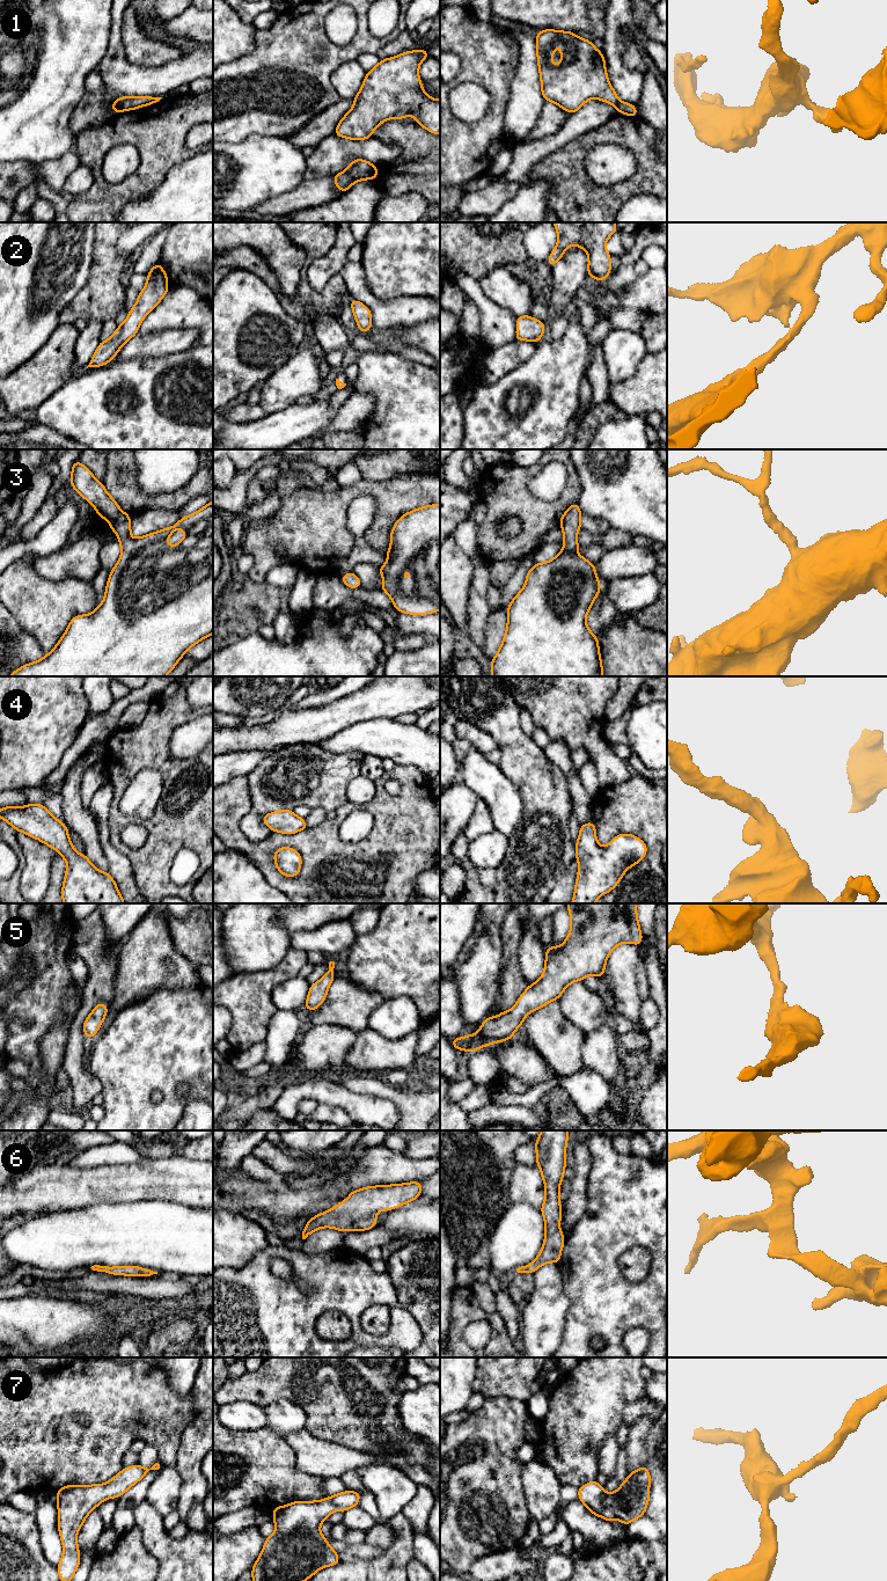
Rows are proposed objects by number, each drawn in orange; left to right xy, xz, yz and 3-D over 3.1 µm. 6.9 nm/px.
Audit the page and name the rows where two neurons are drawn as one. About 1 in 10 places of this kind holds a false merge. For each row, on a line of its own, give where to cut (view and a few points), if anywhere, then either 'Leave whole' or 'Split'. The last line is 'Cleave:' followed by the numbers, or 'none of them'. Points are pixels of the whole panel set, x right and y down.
1: Split along xy (115, 101), (123, 110). Split
2: No split. Leave whole
3: No split. Leave whole
4: No split. Leave whole
5: No split. Leave whole
6: No split. Leave whole
7: No split. Leave whole
Cleave: 1

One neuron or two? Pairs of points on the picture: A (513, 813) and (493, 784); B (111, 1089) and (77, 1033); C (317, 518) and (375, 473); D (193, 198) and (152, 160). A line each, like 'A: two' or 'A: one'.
A: one
B: two
C: two
D: two

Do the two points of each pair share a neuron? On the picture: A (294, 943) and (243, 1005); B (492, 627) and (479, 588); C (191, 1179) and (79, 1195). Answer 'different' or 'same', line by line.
A: different
B: different
C: same

